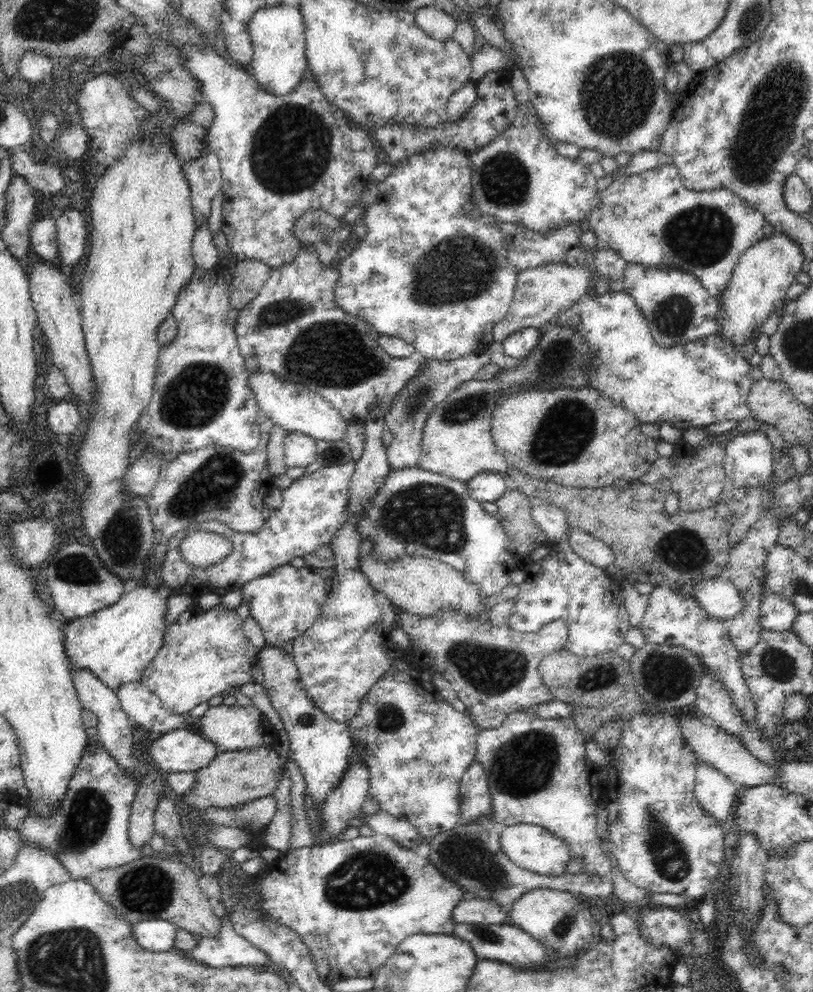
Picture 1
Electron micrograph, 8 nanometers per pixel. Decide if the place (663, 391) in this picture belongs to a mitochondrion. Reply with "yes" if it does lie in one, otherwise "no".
no

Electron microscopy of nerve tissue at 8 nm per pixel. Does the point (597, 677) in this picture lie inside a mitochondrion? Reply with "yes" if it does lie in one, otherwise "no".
yes

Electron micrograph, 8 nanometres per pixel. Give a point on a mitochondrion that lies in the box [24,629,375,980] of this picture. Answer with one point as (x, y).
(88, 818)

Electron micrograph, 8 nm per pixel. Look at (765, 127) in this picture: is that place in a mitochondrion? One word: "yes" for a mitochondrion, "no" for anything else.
yes

